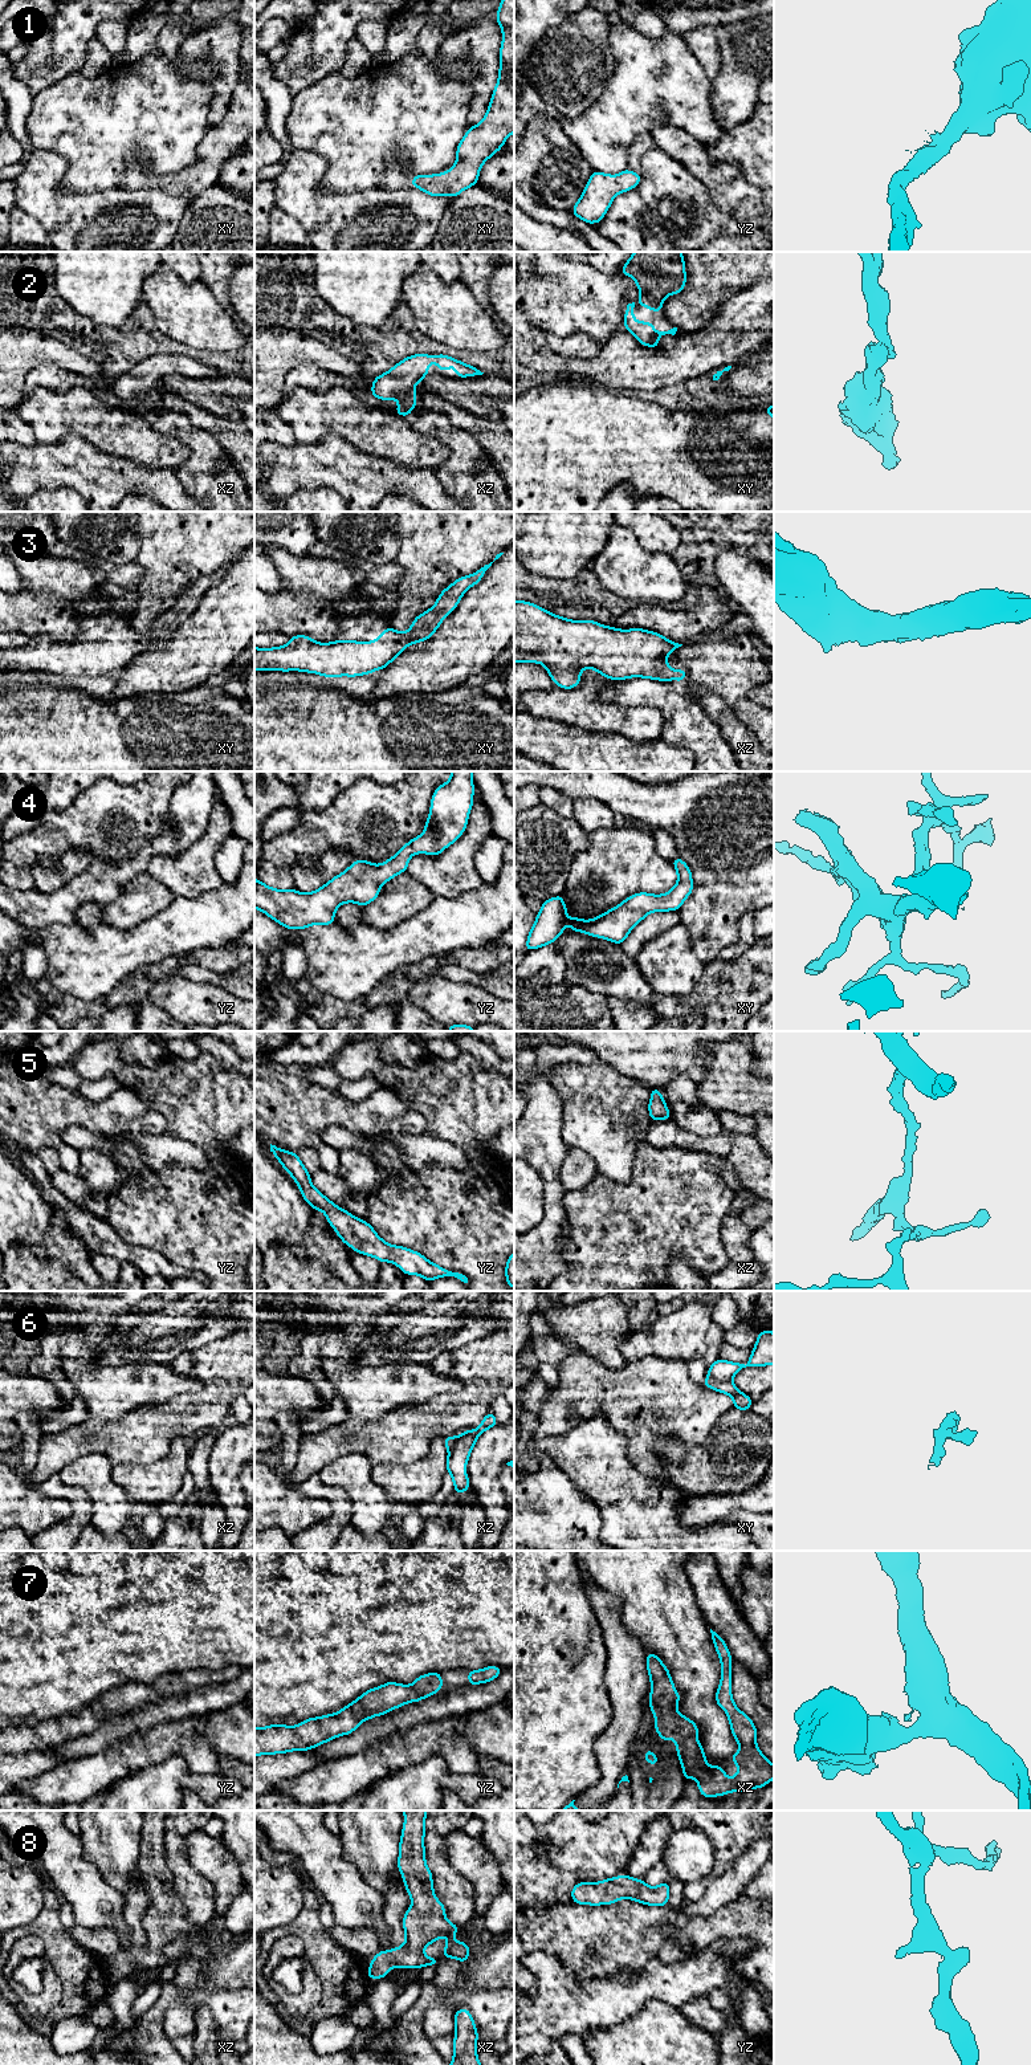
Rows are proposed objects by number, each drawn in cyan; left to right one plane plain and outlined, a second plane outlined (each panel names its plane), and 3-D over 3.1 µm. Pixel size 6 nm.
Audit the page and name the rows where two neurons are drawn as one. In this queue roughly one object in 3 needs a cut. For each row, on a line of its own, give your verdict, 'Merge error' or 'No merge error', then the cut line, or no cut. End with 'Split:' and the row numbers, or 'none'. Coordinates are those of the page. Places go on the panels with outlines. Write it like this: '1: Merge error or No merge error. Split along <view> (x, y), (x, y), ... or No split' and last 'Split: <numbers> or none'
1: No merge error. No split
2: No merge error. No split
3: No merge error. No split
4: No merge error. No split
5: No merge error. No split
6: Merge error. Split along xy (709, 1372), (716, 1379), (730, 1383)
7: No merge error. No split
8: No merge error. No split
Split: 6

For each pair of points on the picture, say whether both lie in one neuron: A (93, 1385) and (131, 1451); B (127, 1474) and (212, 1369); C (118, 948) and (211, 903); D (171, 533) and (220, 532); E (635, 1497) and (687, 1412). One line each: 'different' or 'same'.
A: different
B: different
C: same
D: same
E: different

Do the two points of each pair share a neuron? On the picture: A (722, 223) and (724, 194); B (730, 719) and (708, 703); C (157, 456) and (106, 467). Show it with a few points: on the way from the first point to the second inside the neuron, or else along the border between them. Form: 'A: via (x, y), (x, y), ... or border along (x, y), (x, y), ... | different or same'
A: border along (705, 186), (709, 196), (722, 212) | different
B: via (725, 717), (713, 705) | same
C: border along (104, 452), (127, 457), (147, 467), (163, 468) | different

